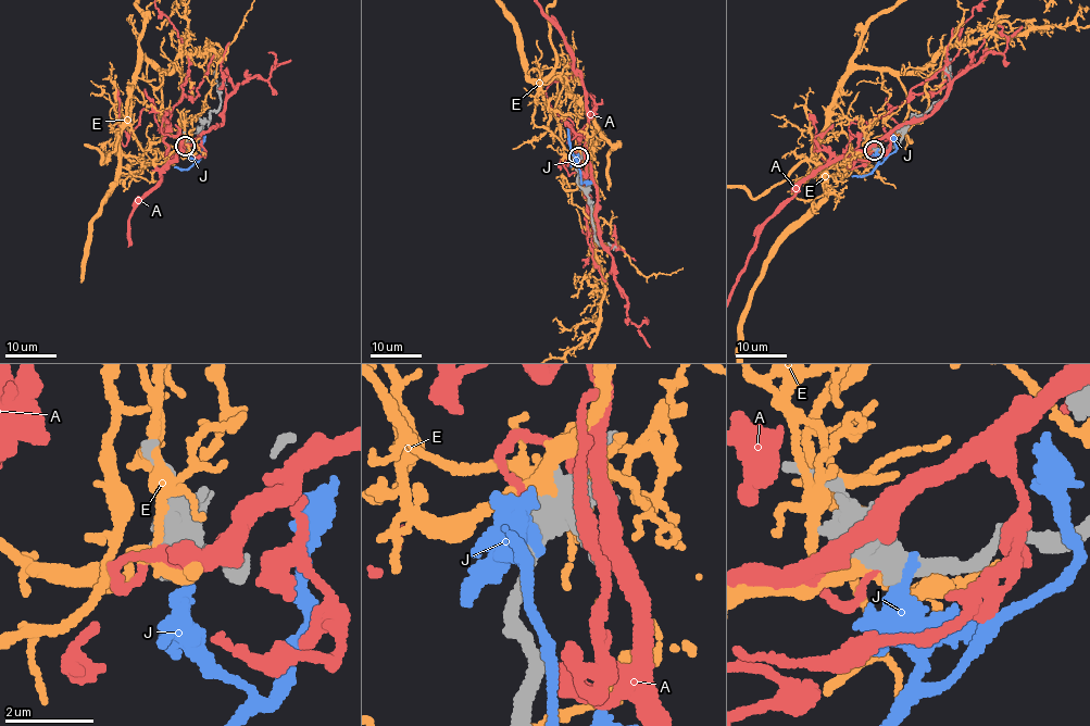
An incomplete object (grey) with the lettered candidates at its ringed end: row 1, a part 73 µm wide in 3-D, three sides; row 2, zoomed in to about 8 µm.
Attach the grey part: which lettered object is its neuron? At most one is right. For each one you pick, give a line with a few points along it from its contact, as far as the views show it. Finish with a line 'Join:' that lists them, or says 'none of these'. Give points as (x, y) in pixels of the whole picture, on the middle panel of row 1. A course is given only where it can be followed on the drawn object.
Join: none of these

